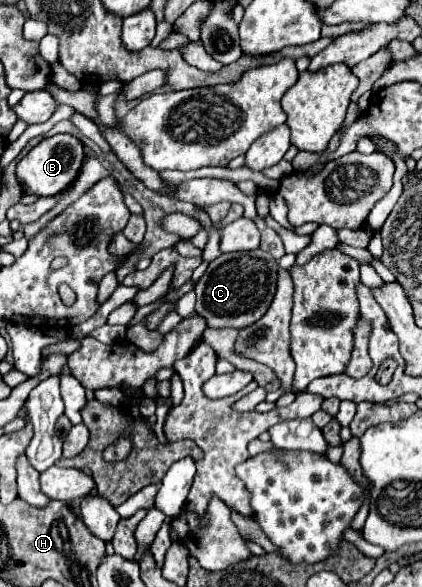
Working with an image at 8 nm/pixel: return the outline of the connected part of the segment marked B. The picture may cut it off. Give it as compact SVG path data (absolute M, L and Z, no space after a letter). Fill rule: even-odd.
M54 135L40 141L16 167L18 181L24 185L24 193L36 193L40 197L50 197L62 193L78 175L84 161L84 145L74 135Z

